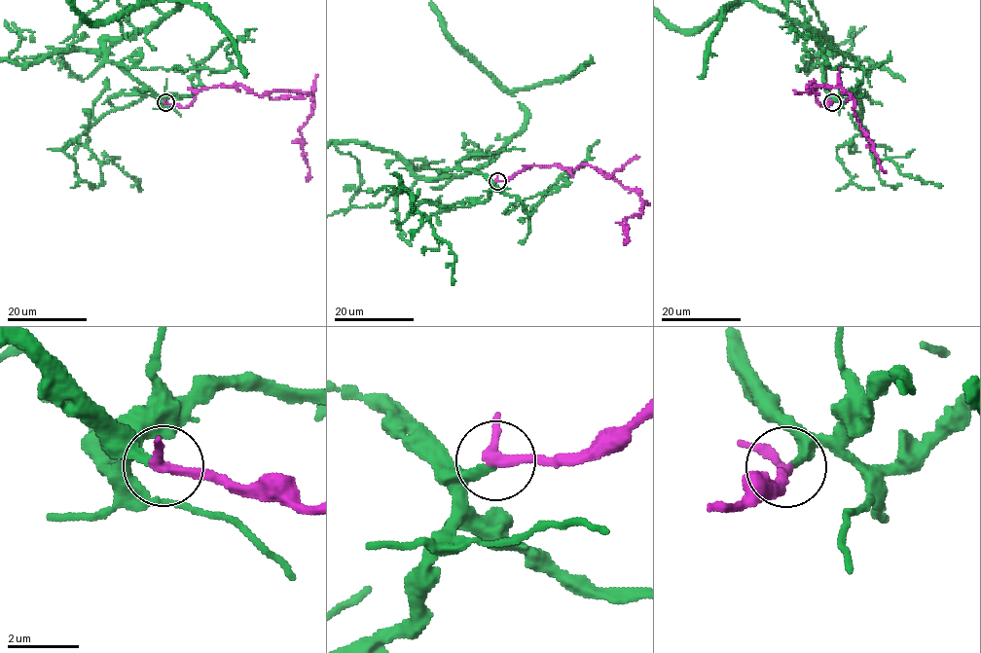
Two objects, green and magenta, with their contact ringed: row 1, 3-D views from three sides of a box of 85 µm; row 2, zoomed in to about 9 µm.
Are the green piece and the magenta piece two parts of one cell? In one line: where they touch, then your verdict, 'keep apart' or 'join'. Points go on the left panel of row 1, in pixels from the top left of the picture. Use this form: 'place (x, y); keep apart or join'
place (165, 102); join

